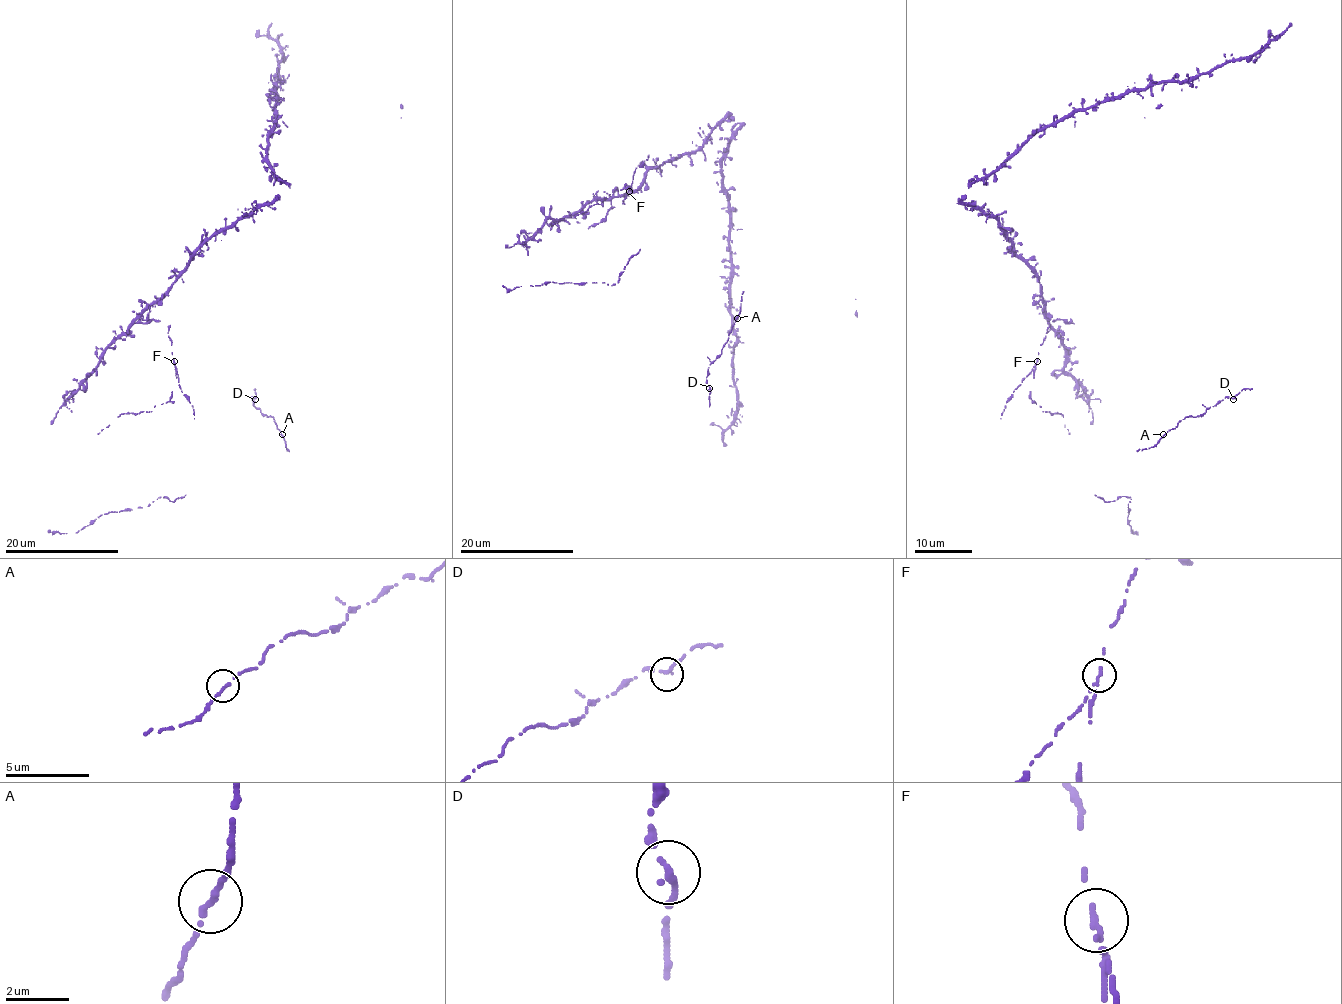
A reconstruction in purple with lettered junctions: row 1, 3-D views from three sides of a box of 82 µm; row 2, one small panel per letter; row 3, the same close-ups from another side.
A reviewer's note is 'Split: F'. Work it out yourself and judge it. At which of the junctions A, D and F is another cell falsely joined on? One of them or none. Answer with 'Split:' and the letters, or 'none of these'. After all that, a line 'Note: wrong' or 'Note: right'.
Split: F
Note: right

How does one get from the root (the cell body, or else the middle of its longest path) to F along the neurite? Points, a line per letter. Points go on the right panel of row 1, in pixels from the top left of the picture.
F: (1042, 293), (1046, 317), (1056, 319), (1046, 330), (1036, 362)

